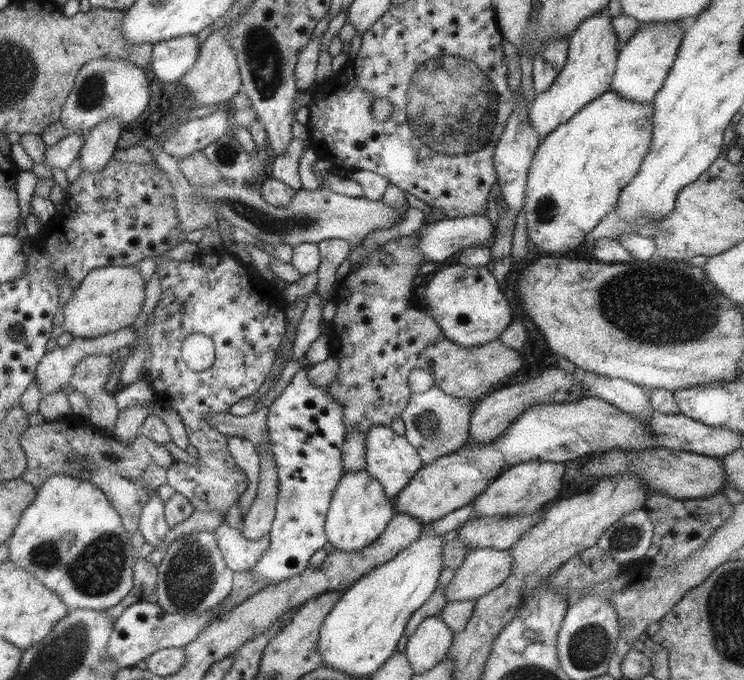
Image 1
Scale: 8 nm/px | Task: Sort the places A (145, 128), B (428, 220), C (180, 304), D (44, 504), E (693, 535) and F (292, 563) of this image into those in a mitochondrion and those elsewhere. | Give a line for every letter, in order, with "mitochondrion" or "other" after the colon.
A: other
B: other
C: mitochondrion
D: other
E: other
F: other

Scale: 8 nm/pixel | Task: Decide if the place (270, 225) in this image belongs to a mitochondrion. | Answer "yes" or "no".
yes

